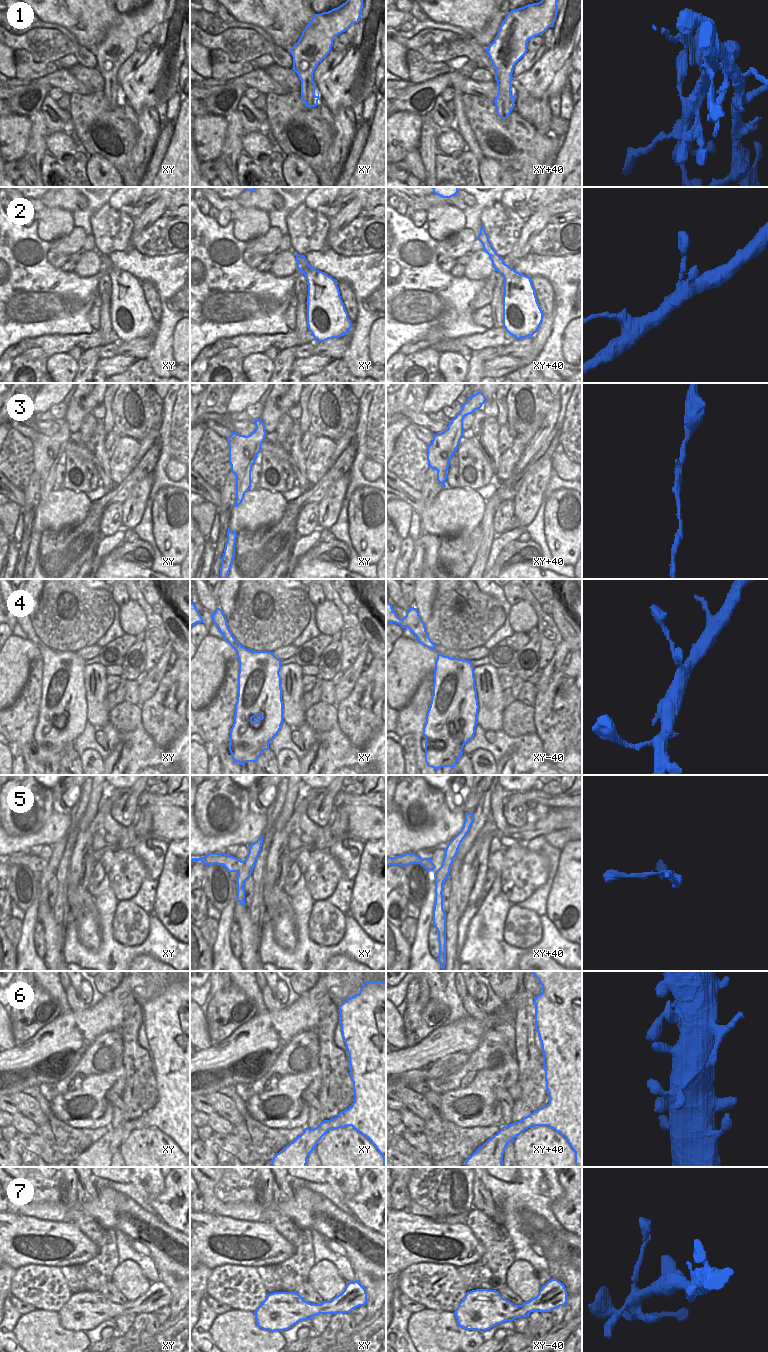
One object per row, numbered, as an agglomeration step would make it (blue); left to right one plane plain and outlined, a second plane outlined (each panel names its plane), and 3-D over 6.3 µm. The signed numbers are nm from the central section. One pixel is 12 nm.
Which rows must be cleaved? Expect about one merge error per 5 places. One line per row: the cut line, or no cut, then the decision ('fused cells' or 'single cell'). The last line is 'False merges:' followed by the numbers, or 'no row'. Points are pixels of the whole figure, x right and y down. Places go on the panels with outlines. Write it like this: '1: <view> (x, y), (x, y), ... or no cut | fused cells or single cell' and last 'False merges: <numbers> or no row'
1: xy+40 (497, 94), (502, 100), (503, 113), (507, 115) | fused cells
2: no cut | single cell
3: no cut | single cell
4: no cut | single cell
5: xy (229, 855), (223, 865) | fused cells
6: no cut | single cell
7: no cut | single cell
False merges: 1, 5

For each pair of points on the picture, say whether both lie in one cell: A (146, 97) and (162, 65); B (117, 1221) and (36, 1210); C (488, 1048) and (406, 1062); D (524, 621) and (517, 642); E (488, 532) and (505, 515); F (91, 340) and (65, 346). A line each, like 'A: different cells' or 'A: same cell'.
A: same cell
B: same cell
C: different cells
D: different cells
E: different cells
F: same cell

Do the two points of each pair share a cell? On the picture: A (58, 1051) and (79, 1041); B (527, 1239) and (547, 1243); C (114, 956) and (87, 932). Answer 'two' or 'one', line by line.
A: one
B: two
C: two

